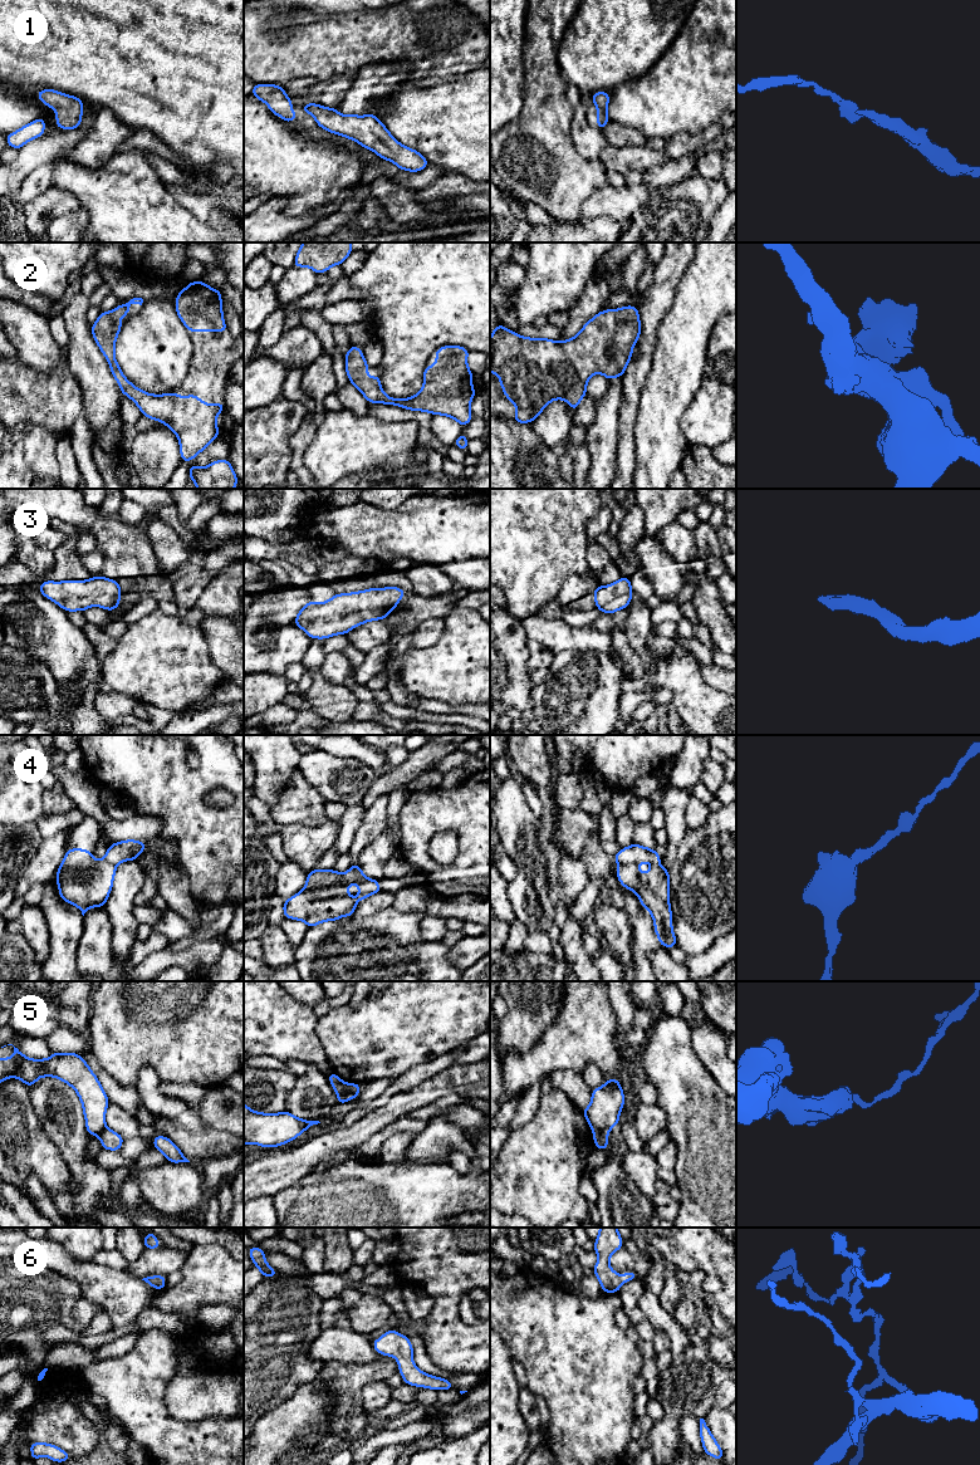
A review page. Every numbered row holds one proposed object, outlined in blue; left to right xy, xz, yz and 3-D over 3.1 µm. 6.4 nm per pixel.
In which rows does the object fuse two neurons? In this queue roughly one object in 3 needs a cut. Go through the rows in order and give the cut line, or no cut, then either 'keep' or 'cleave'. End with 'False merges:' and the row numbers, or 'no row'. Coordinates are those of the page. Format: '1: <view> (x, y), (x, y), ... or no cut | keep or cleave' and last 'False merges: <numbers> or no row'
1: xz (303, 107), (305, 111) | cleave
2: no cut | keep
3: no cut | keep
4: no cut | keep
5: yz (593, 1131), (607, 1133) | cleave
6: no cut | keep
False merges: 1, 5

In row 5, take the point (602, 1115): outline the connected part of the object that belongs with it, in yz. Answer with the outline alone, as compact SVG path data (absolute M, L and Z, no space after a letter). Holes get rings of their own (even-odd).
M607 1079L603 1087L592 1089L591 1104L583 1109L593 1132L609 1133L619 1123L619 1114L624 1104L624 1093L619 1079Z

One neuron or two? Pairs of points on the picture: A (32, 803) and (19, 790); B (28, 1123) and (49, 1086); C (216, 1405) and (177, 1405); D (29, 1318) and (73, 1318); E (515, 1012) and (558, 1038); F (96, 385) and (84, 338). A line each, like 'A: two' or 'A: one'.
A: one
B: two
C: one
D: two
E: two
F: one

